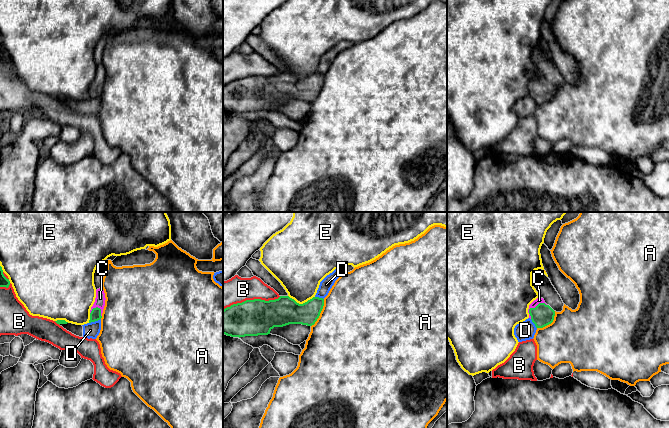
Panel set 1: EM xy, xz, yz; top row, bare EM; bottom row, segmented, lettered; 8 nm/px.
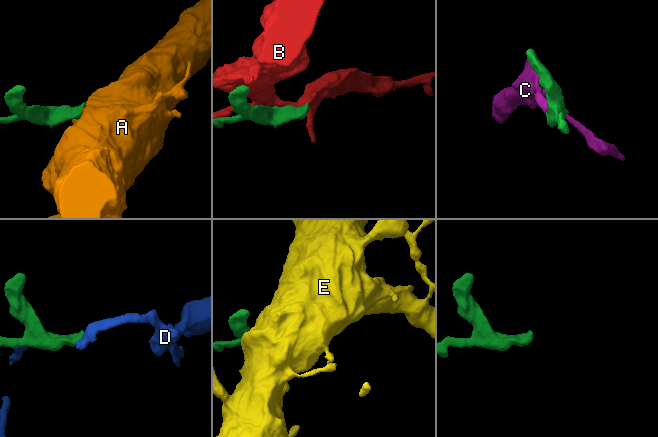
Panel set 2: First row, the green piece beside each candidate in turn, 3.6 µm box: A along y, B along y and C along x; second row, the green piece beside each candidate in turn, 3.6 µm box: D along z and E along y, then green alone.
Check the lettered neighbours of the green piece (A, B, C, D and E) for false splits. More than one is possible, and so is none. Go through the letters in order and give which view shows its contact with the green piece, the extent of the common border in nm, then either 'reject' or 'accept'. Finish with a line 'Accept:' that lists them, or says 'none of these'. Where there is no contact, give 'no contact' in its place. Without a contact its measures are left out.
A: meets green in xz; contact 240 nm long; reject
B: meets green in xz; contact 480 nm long; reject
C: meets green in yz; contact 180 nm long; accept
D: meets green in xy; contact 100 nm long; reject
E: meets green in xz; contact 220 nm long; reject
Accept: C

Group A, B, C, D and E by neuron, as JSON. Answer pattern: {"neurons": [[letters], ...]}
{"neurons": [["A"], ["B"], ["C"], ["D"], ["E"]]}

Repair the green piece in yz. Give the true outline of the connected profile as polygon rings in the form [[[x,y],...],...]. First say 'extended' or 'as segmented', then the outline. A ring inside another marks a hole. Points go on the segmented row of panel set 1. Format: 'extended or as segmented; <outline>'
extended; [[[540,296],[529,305],[528,313],[536,328],[551,324],[555,316],[555,311]]]

